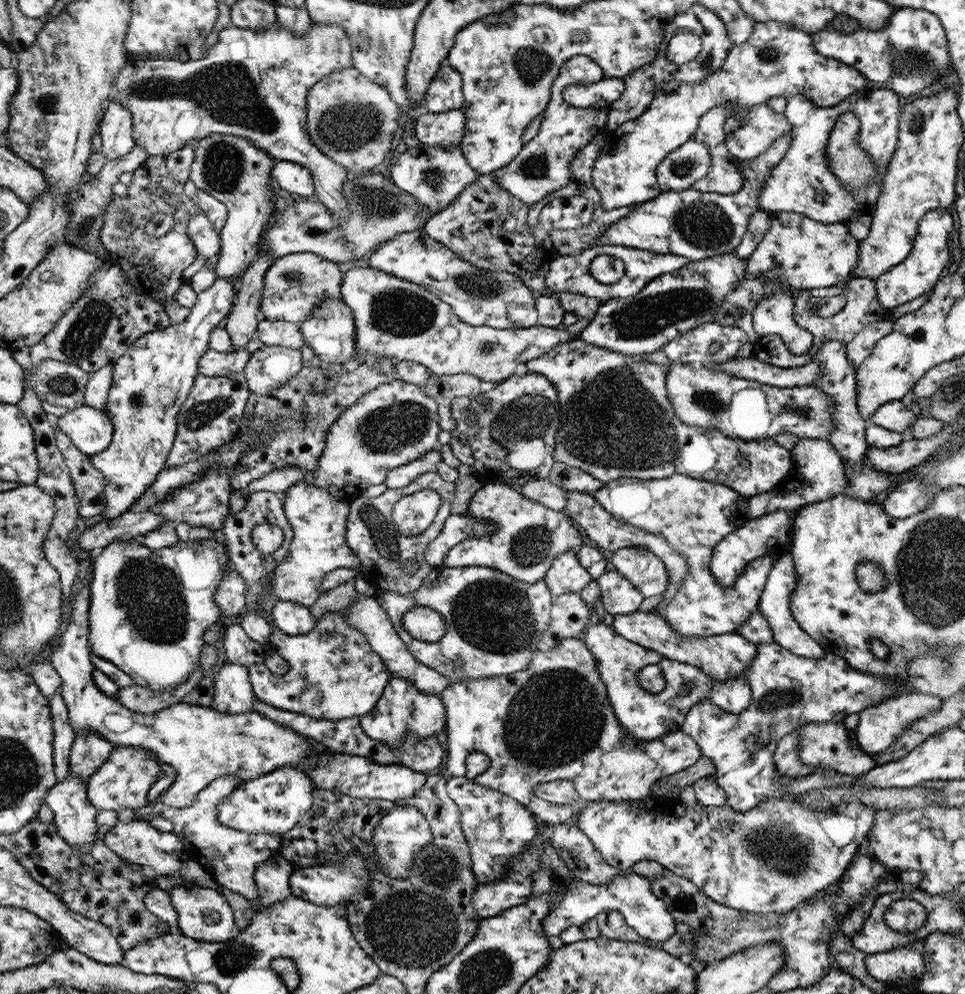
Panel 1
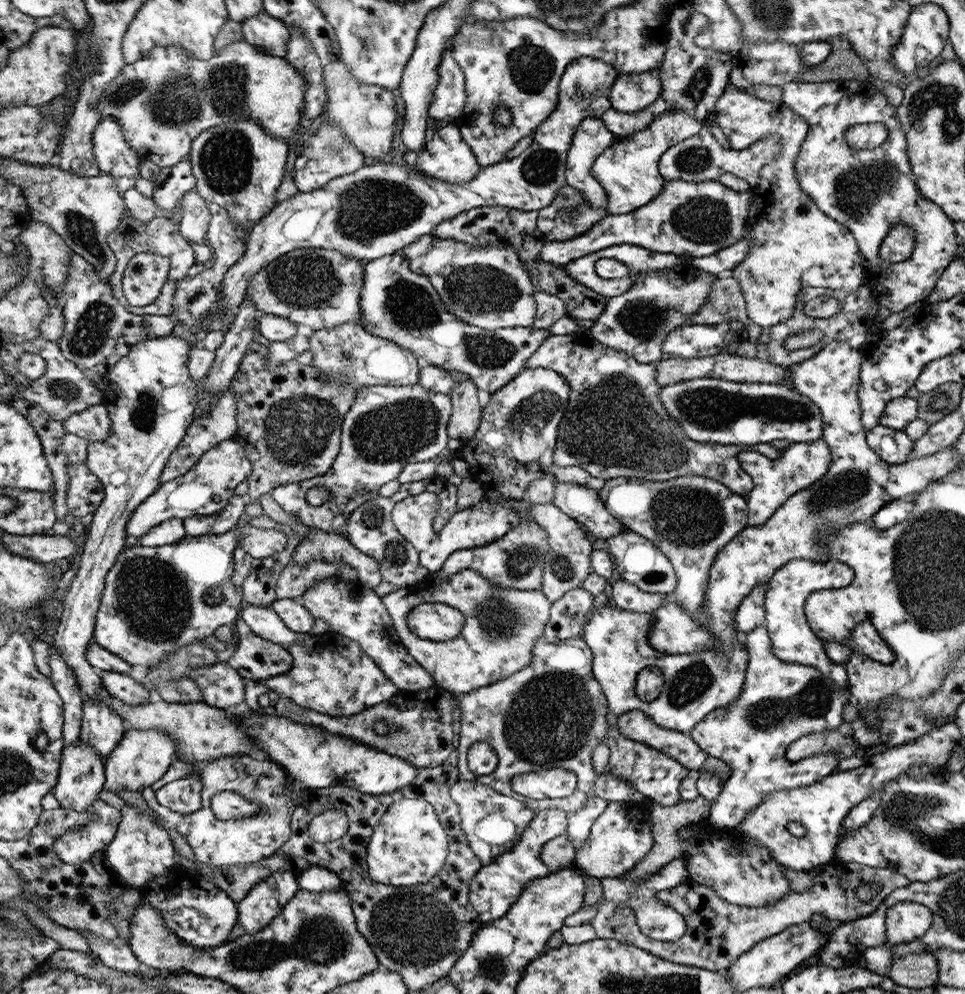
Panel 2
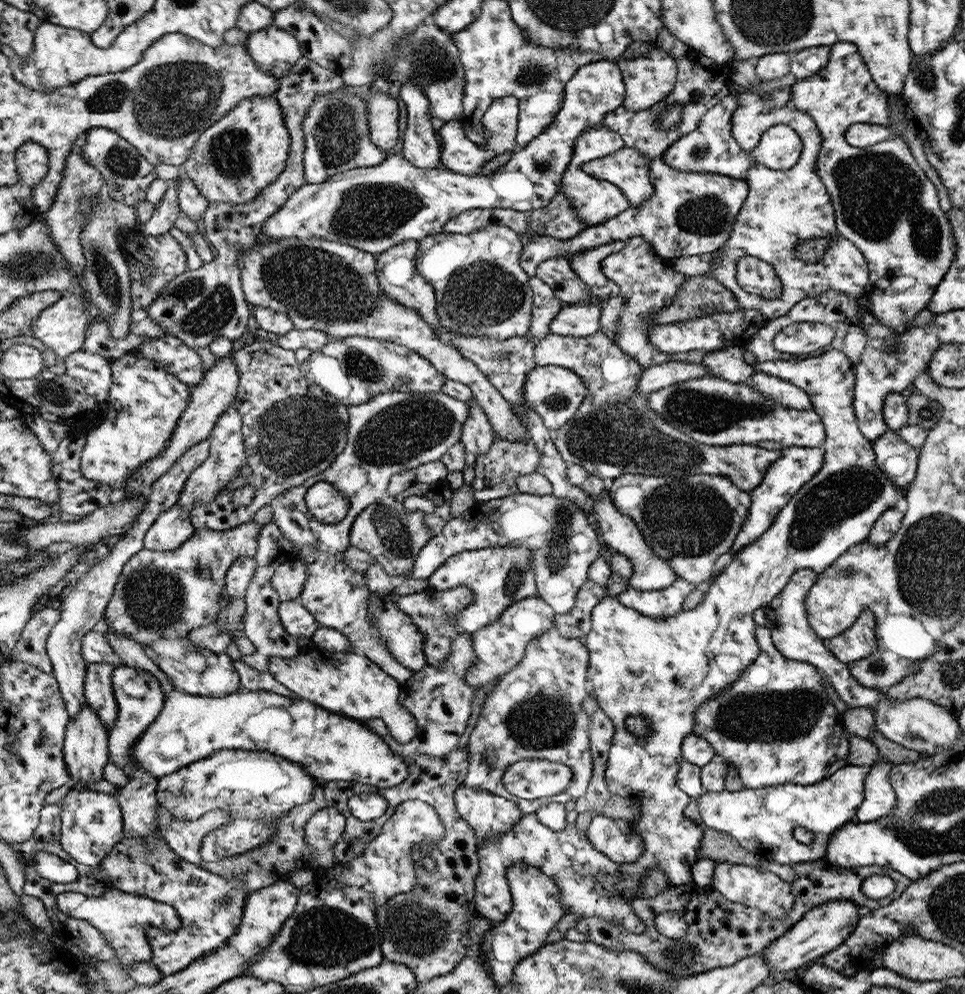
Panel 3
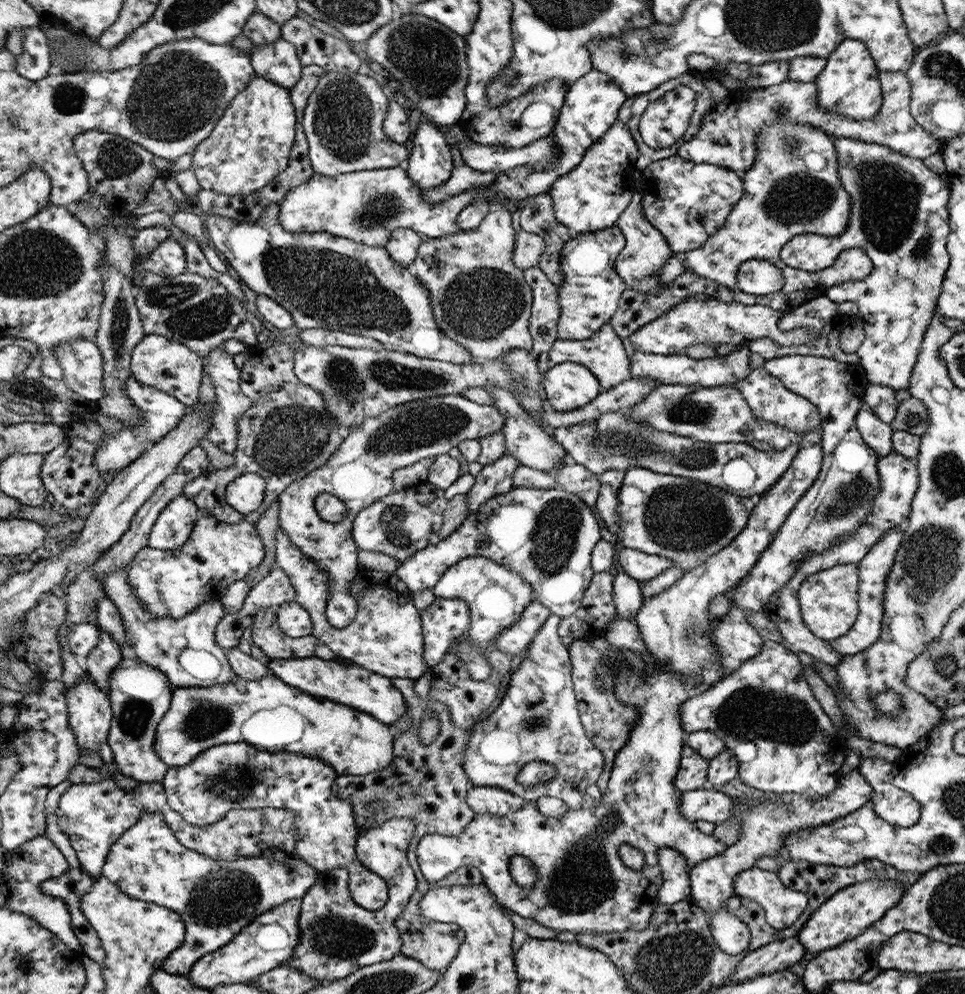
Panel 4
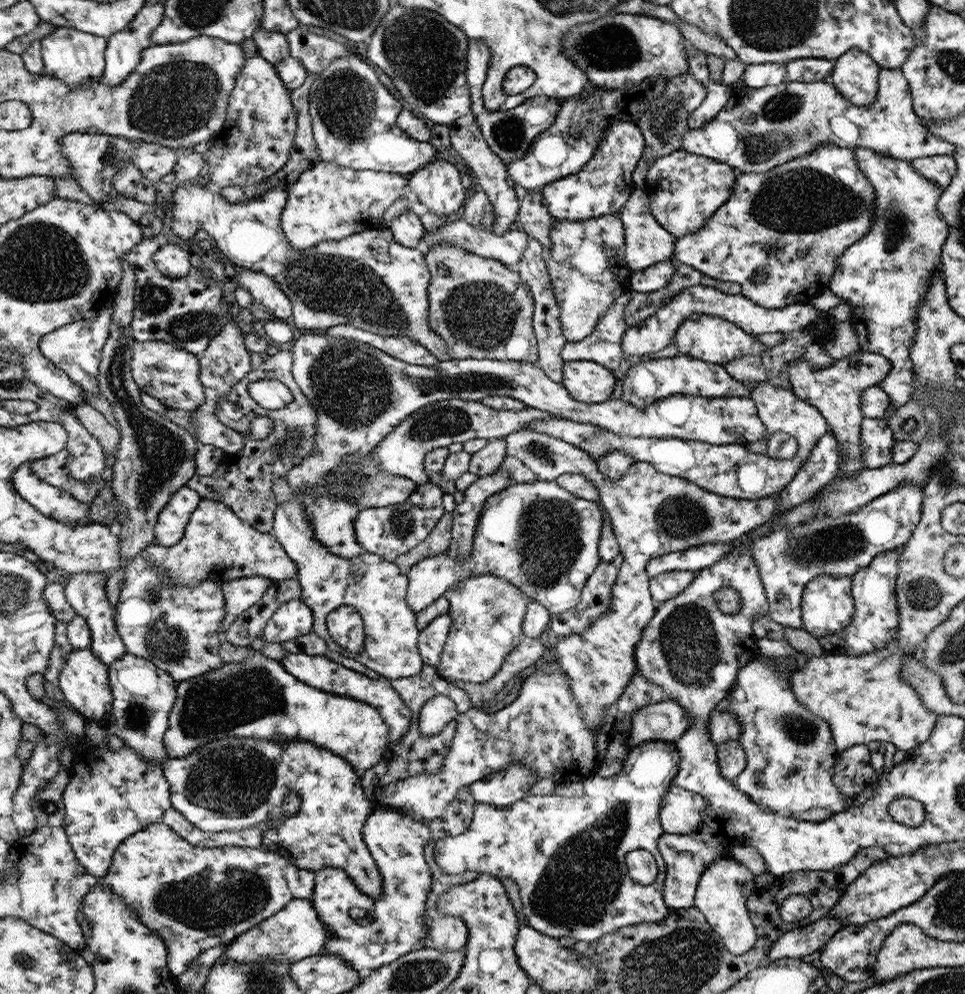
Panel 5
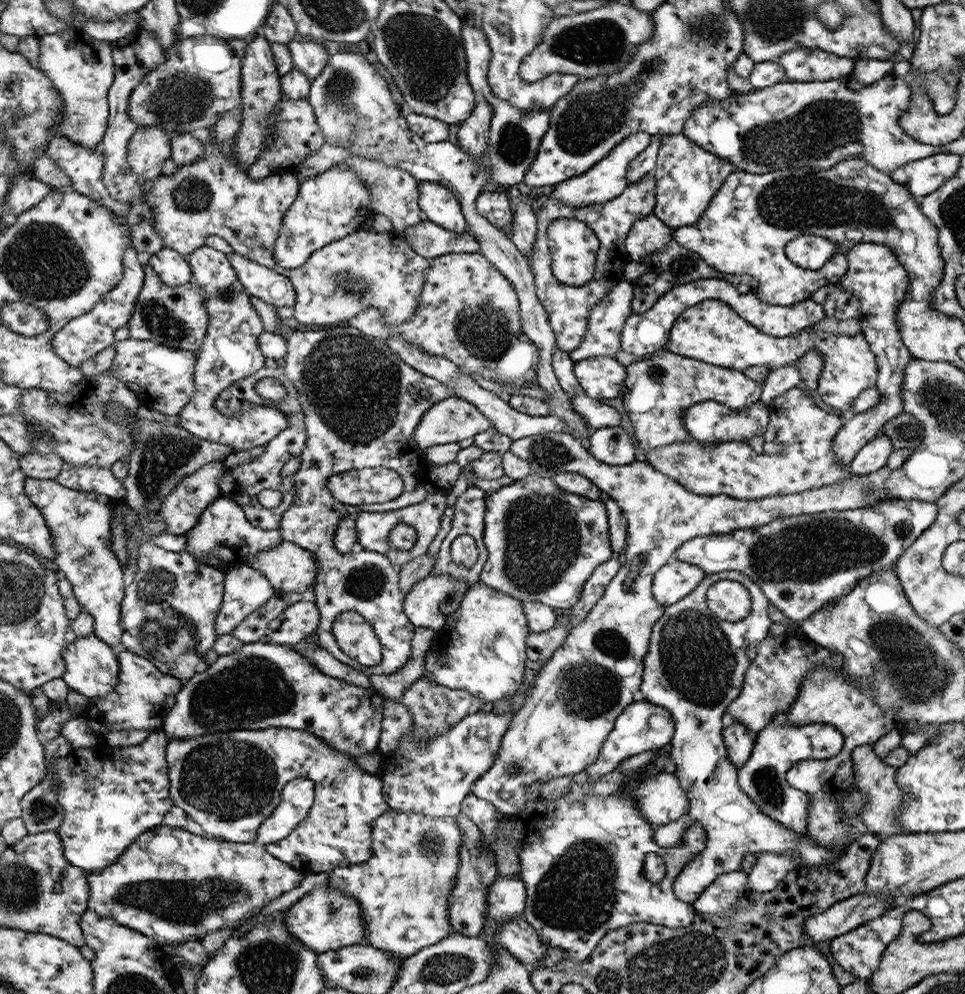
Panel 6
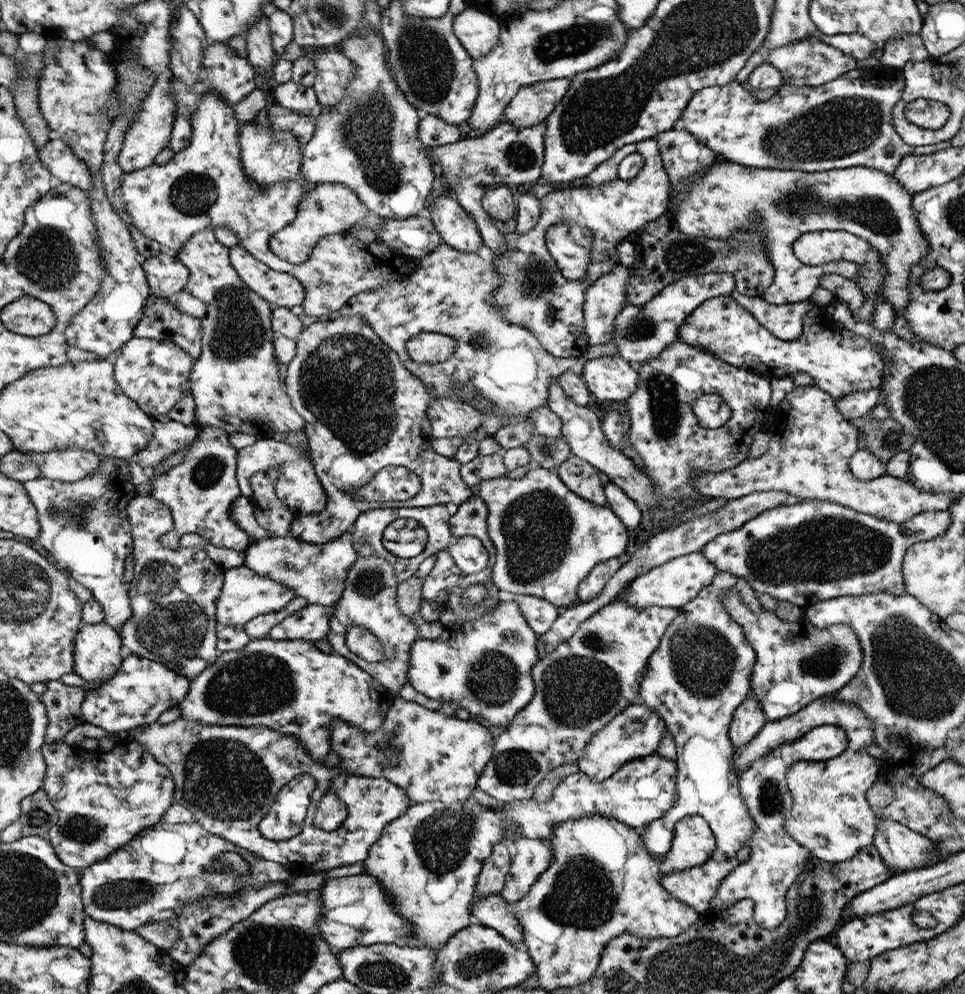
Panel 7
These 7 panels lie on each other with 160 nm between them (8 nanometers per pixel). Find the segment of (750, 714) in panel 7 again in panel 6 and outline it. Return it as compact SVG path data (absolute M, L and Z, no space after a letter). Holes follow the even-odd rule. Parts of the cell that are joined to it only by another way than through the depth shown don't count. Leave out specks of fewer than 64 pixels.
M728 717L724 725L724 741L726 751L729 752L732 762L738 769L749 761L753 752L755 737L741 722L736 722Z

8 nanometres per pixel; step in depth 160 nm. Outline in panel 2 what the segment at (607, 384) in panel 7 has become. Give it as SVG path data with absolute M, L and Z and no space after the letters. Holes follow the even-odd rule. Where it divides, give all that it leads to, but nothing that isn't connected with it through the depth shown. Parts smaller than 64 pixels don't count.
M525 368L512 381L496 393L482 411L478 430L470 442L462 442L458 455L470 465L474 482L479 482L490 492L500 492L504 500L522 500L525 498L526 484L535 479L546 479L552 474L554 453L557 448L557 436L562 417L569 402L569 382L557 371L546 368Z

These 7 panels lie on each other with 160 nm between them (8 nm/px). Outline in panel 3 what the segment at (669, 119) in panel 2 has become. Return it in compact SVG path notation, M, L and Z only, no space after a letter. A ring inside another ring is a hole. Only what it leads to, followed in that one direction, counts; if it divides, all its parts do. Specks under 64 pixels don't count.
M622 147L608 156L583 164L586 174L615 184L627 196L629 206L638 206L655 192L649 166L653 161L644 153Z

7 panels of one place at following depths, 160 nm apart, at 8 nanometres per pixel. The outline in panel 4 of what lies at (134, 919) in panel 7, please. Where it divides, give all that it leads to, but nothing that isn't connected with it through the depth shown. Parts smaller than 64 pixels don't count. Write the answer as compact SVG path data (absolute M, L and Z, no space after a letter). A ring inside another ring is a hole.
M162 812L144 813L138 822L124 833L113 846L103 874L117 883L122 891L135 899L158 903L181 914L185 922L182 944L163 961L161 970L168 974L185 975L193 969L205 955L214 953L228 945L236 932L256 920L263 912L281 905L293 898L302 898L316 884L320 873L304 860L287 858L285 862L262 858L261 856L241 856L238 860L214 860L196 850L190 850L181 843L173 829L164 819Z

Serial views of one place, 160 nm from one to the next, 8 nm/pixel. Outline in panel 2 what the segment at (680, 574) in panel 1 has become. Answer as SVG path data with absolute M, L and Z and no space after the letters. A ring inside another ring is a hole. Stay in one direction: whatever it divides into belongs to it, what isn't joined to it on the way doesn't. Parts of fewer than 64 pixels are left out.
M553 476L550 479L554 483L553 504L582 523L583 528L594 535L596 541L603 544L622 533L623 524L608 513L600 499L600 492L576 484L558 482Z

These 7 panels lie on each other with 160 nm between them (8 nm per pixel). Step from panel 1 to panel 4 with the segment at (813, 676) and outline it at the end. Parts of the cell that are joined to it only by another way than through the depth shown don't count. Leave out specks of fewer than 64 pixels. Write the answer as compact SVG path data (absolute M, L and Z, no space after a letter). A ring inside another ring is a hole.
M764 640L764 648L756 657L749 658L738 669L728 672L716 685L691 696L681 706L681 722L687 736L700 729L717 734L726 750L732 754L736 752L736 746L754 744L756 758L740 756L737 759L740 763L740 780L752 788L776 794L805 794L811 799L829 795L837 788L847 746L838 734L833 719L825 713L811 689L798 655L782 642Z

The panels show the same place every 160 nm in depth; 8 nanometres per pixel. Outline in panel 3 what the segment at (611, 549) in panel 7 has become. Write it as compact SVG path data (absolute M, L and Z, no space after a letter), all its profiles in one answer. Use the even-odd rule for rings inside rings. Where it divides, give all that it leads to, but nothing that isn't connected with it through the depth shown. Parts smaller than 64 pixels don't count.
M514 493L505 498L475 504L458 518L451 518L418 554L414 568L400 576L427 579L456 554L470 550L512 546L528 548L537 568L538 596L554 610L555 615L568 614L577 605L581 586L589 580L589 569L600 552L598 534L588 524L586 512L566 498L554 494Z

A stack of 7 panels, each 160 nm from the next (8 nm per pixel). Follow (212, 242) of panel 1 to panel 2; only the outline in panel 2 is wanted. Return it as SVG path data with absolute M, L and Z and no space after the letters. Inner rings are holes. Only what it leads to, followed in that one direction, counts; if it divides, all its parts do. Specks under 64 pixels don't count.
M193 188L189 190L180 202L183 213L179 222L180 234L196 244L204 244L212 212L207 201Z

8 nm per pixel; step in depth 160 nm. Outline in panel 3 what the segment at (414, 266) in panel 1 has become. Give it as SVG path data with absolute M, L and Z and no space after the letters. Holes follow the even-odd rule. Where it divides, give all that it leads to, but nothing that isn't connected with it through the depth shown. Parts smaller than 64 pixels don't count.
M500 224L477 230L472 234L438 233L423 238L417 252L418 274L428 281L437 295L437 314L447 330L477 337L526 337L532 325L533 289L529 275L521 266L524 244L514 229Z

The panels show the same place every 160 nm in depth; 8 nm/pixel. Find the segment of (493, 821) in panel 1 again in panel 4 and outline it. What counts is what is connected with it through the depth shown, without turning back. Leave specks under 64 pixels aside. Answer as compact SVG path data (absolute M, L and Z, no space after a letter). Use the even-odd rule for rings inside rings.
M472 786L467 792L467 805L475 814L505 816L517 812L525 803L521 796L491 786Z

